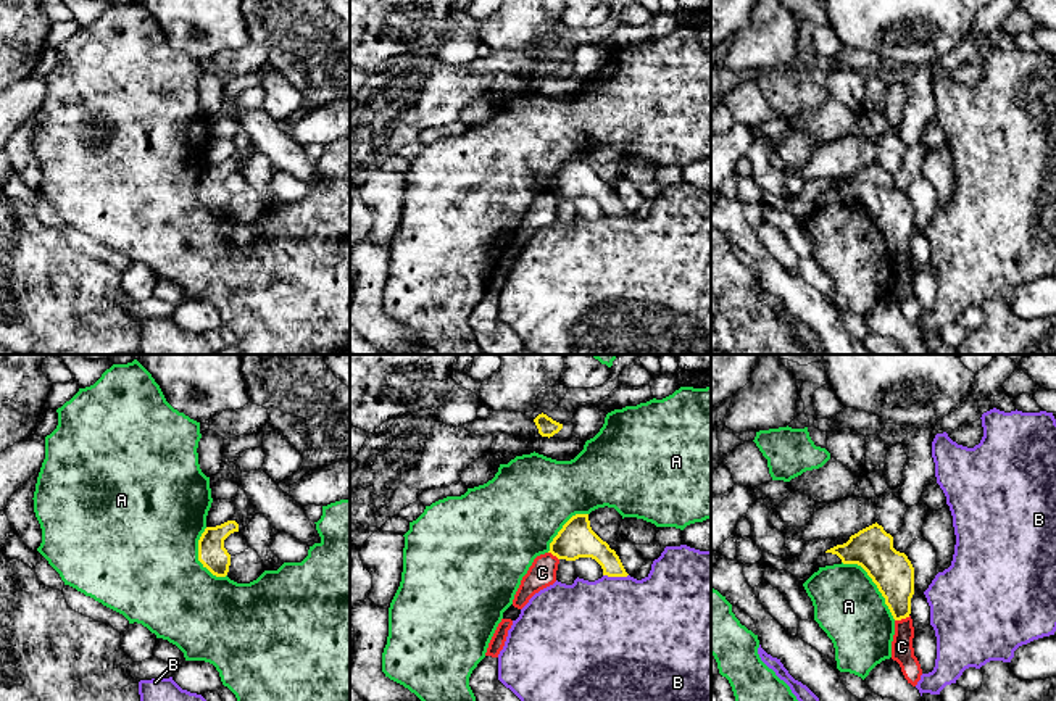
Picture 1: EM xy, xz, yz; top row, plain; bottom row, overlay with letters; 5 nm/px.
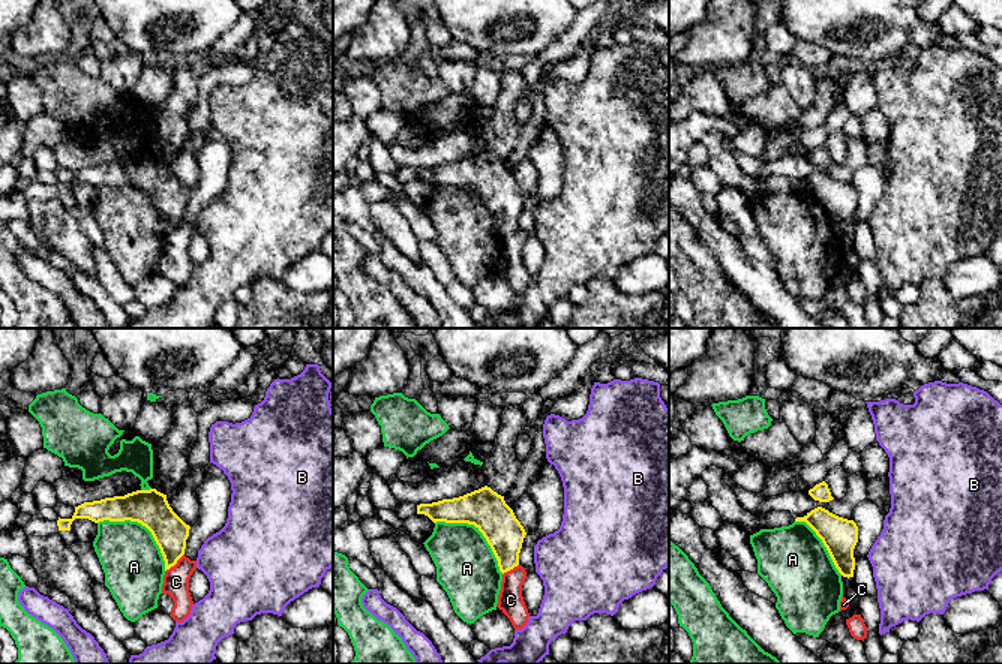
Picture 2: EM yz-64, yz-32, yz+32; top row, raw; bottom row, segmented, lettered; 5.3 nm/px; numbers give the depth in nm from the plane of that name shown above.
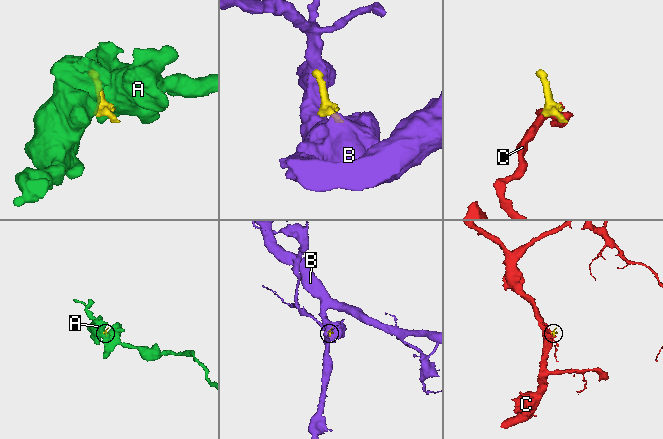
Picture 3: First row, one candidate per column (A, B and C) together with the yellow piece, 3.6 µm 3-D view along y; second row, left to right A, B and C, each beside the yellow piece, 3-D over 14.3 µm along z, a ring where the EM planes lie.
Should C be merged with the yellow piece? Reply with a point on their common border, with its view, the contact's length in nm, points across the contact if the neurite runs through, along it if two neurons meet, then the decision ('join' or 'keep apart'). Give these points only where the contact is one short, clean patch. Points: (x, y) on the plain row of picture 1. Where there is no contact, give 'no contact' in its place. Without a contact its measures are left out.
meets yellow in yz at (902, 257); contact 80 nm long; border along yz (910, 255), (895, 260); keep apart

